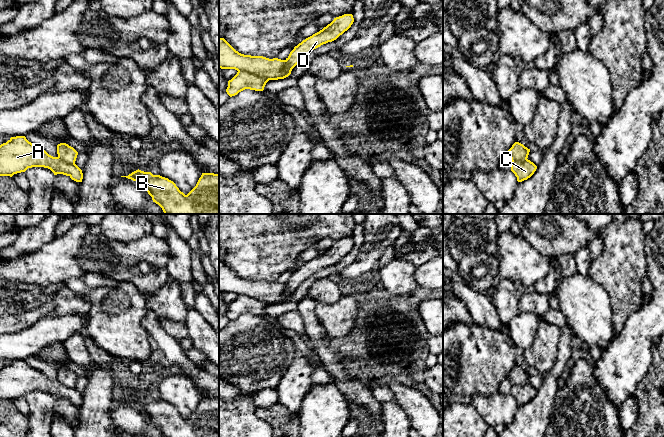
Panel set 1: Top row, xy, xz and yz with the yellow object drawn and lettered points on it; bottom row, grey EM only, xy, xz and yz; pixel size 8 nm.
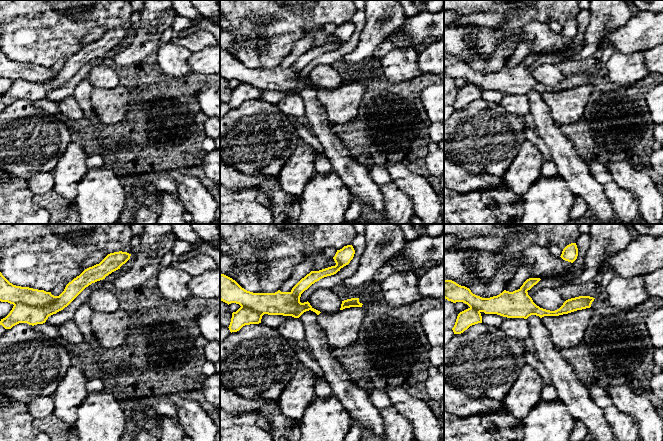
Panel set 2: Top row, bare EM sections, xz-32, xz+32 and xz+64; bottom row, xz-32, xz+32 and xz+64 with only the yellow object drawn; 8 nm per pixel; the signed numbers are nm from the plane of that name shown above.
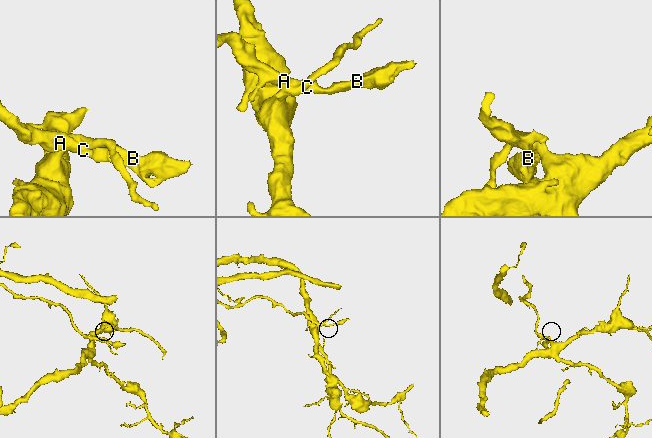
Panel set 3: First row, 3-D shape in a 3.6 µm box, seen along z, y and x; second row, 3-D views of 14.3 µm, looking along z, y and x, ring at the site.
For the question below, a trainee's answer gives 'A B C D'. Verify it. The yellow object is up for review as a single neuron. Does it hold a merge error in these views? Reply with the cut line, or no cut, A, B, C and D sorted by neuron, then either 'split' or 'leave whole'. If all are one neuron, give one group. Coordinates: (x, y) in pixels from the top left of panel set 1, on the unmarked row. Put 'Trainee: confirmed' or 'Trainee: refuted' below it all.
cut xz (238, 294), (258, 298), (268, 304); groups A B C / D; split
Trainee: refuted

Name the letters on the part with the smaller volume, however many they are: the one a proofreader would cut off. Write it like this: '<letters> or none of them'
A, B, C

